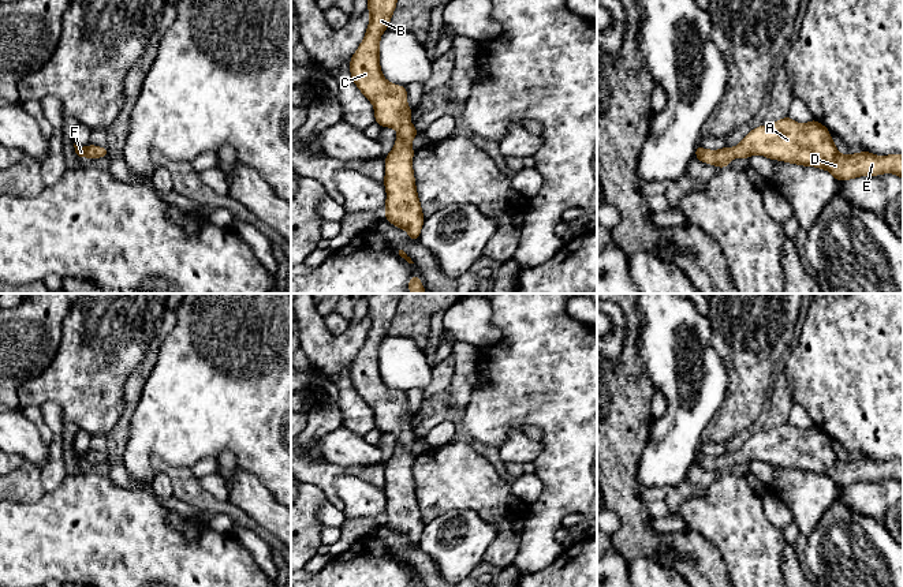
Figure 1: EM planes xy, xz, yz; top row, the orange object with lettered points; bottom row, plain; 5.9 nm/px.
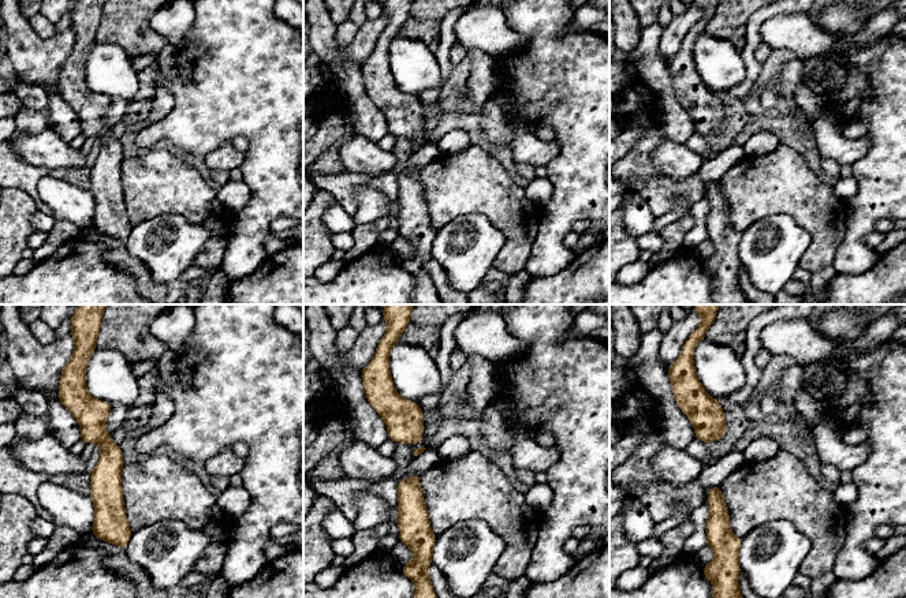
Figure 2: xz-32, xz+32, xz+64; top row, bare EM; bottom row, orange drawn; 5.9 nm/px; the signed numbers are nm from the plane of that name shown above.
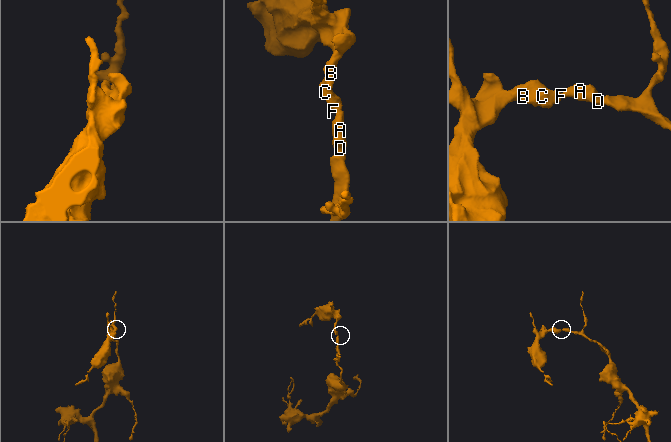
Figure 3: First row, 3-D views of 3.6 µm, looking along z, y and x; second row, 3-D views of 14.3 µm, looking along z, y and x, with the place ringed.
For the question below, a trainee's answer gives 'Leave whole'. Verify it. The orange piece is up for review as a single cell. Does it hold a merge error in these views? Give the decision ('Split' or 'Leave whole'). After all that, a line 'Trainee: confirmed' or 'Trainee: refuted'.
Leave whole
Trainee: confirmed

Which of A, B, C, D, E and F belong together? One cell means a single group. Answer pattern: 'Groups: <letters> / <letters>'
Groups: A B C D E F

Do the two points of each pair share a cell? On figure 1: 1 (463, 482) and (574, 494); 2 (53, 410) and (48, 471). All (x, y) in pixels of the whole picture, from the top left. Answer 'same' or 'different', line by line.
1: different
2: same

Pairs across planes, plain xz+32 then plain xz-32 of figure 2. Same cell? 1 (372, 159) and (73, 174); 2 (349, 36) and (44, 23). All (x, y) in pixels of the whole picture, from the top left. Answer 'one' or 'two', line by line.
1: two
2: one

